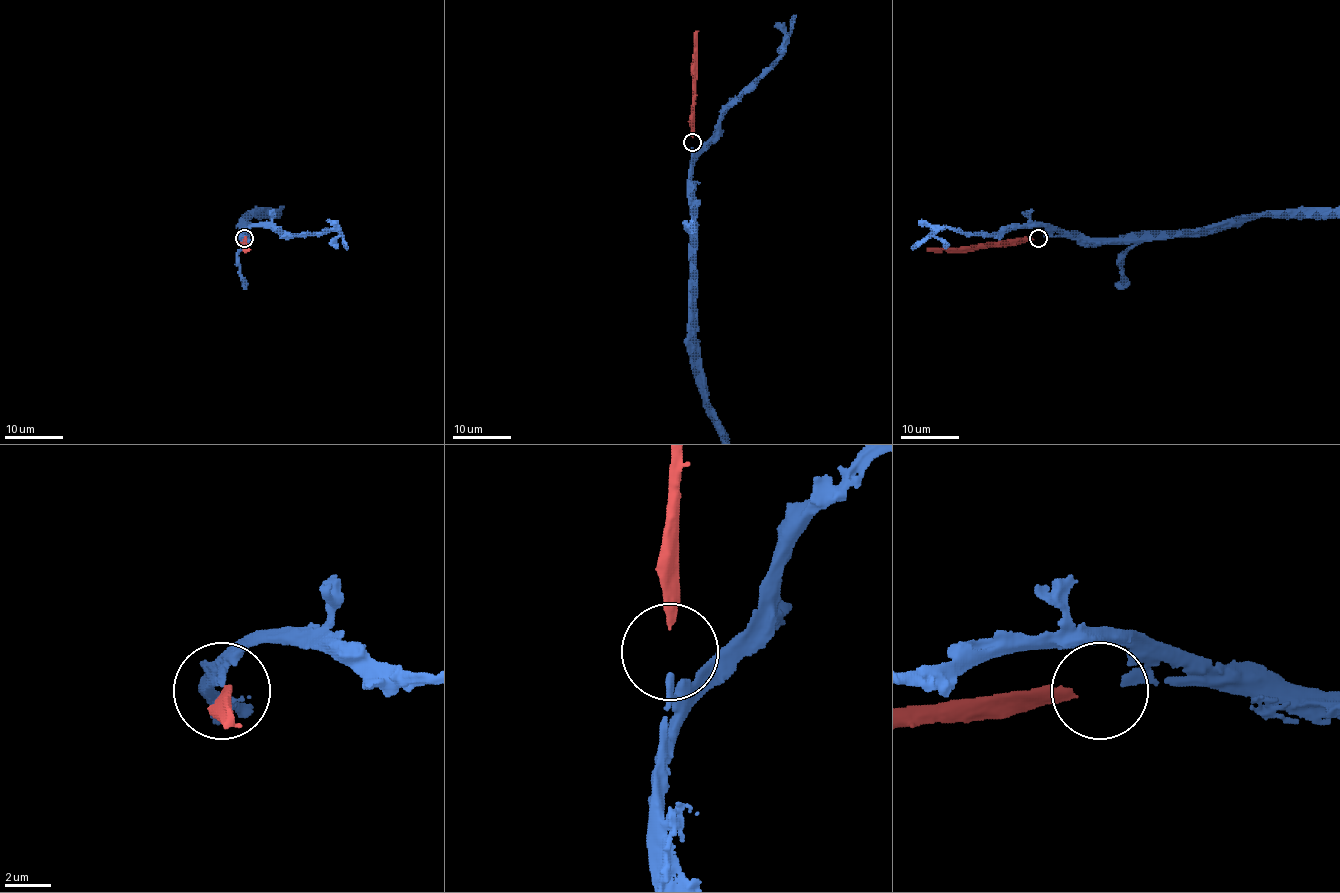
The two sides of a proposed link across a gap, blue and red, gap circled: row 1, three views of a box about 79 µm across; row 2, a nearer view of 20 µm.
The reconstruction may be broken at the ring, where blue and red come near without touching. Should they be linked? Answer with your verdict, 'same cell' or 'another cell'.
same cell

